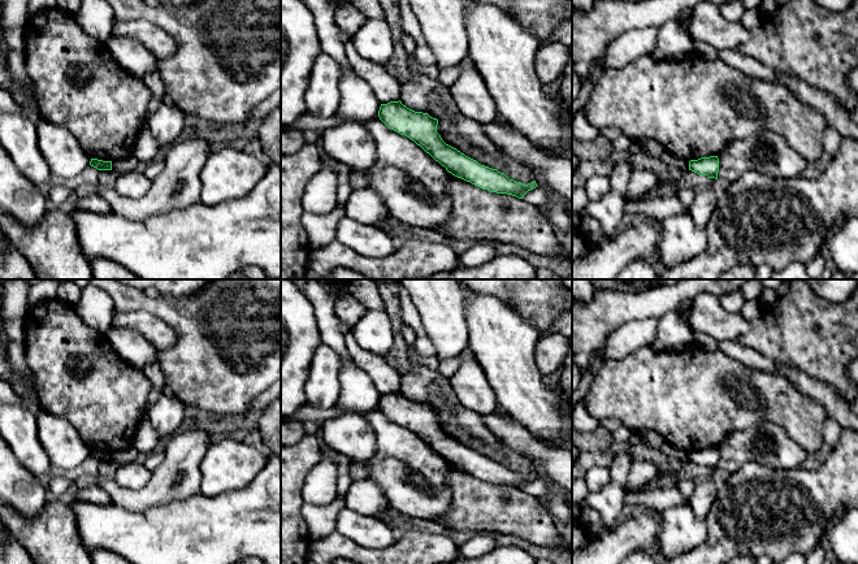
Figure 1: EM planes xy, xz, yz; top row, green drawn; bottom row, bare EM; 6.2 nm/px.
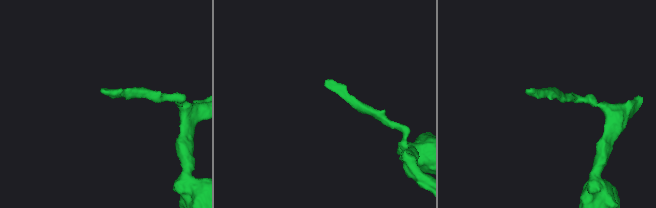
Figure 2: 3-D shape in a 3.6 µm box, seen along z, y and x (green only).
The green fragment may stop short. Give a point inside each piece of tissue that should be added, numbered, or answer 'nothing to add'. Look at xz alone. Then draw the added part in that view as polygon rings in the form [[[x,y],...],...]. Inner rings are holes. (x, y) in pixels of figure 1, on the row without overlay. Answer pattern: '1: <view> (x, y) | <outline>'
nothing to add

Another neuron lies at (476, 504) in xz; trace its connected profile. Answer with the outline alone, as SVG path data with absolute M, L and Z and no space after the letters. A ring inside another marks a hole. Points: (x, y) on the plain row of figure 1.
M451 464L447 467L446 485L451 491L450 508L439 516L438 522L447 528L463 532L503 533L545 547L562 547L571 542L559 533L543 500L524 490L482 481Z

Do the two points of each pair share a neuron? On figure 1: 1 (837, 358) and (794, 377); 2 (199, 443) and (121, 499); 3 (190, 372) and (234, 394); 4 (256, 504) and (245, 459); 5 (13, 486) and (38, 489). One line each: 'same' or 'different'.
1: different
2: same
3: same
4: different
5: same

